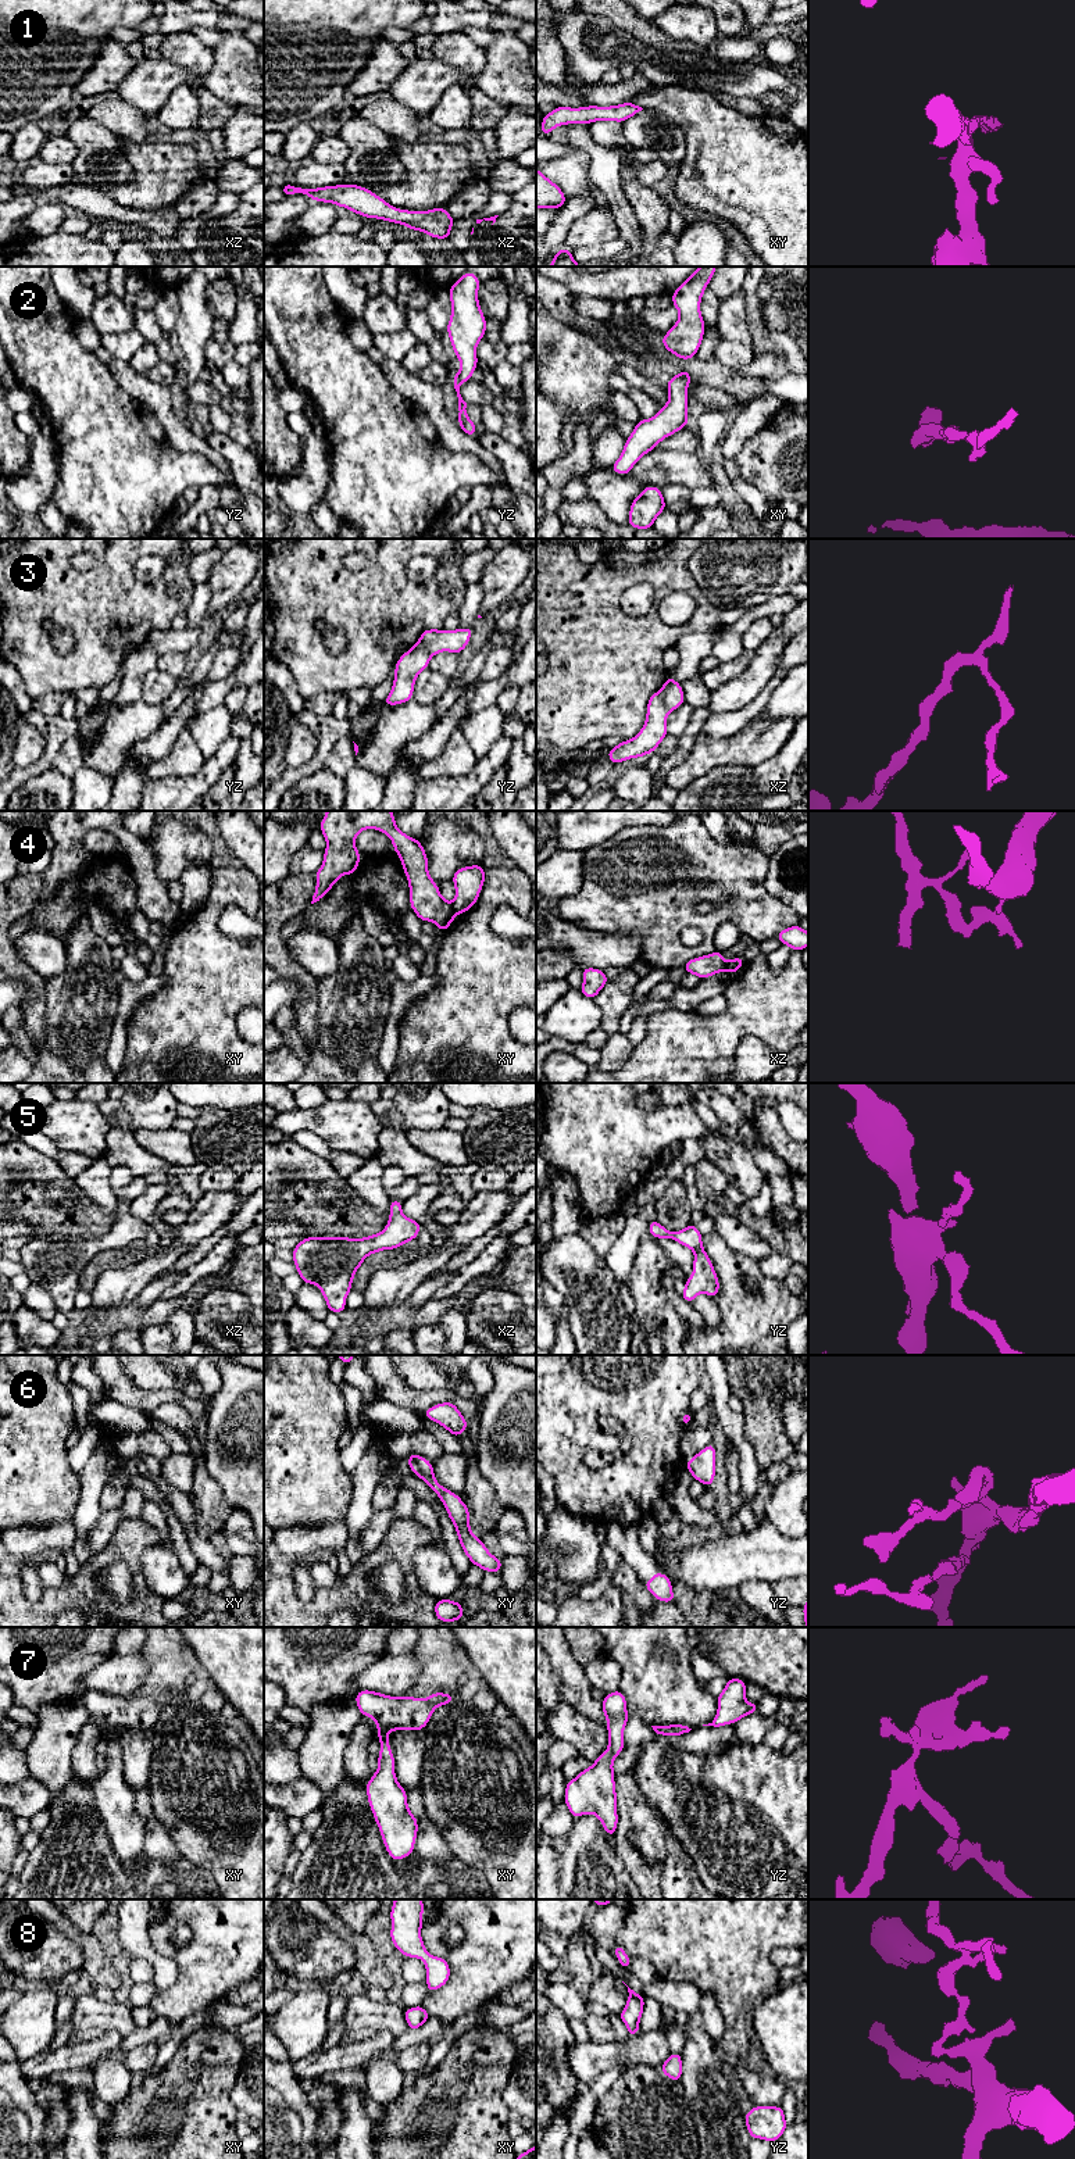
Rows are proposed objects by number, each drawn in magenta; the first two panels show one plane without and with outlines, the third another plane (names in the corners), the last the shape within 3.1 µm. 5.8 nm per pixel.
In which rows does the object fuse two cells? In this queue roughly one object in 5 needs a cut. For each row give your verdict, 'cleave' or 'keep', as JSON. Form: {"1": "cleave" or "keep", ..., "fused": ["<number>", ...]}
{"1": "keep", "2": "keep", "3": "cleave", "4": "cleave", "5": "keep", "6": "keep", "7": "keep", "8": "keep", "fused": ["3", "4"]}

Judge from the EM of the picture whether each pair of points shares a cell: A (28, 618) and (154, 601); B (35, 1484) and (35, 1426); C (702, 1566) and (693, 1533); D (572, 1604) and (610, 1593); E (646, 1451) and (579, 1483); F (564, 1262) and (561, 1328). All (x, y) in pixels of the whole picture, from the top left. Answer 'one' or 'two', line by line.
A: one
B: one
C: two
D: one
E: one
F: two

